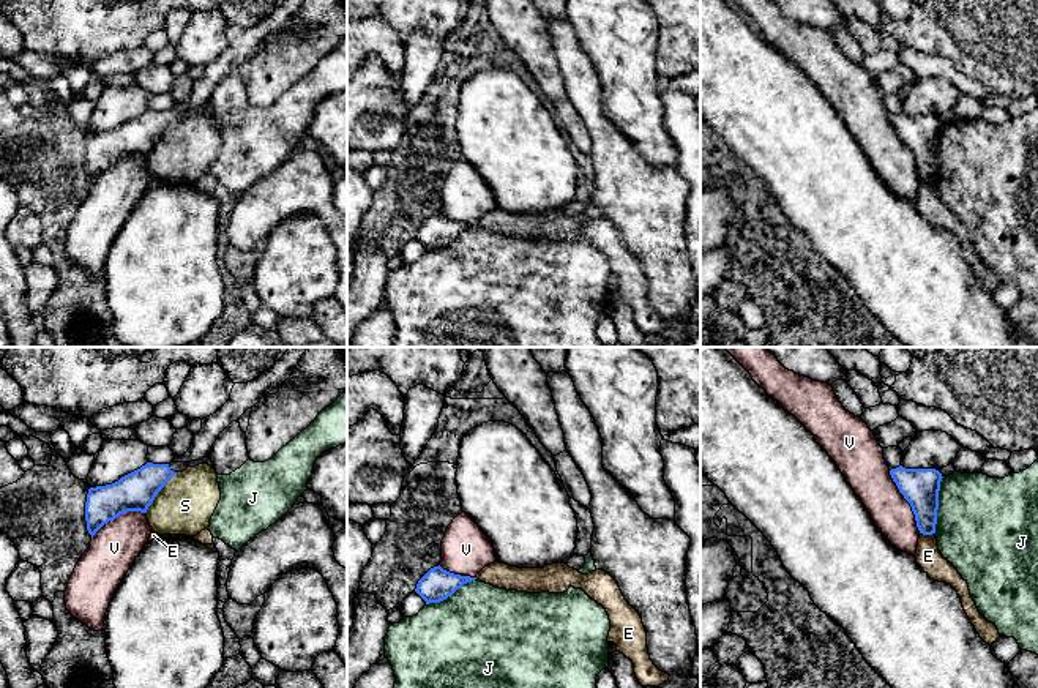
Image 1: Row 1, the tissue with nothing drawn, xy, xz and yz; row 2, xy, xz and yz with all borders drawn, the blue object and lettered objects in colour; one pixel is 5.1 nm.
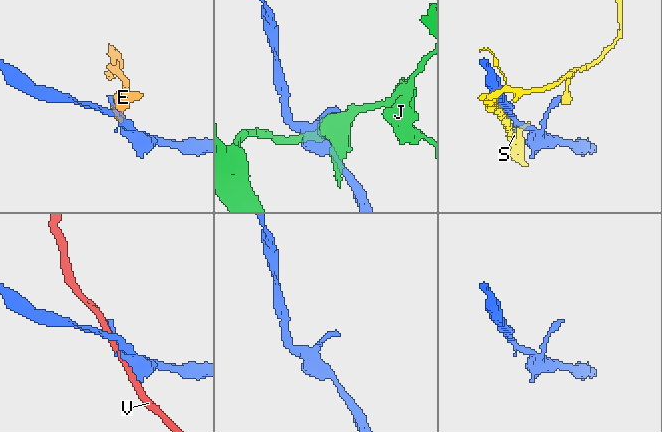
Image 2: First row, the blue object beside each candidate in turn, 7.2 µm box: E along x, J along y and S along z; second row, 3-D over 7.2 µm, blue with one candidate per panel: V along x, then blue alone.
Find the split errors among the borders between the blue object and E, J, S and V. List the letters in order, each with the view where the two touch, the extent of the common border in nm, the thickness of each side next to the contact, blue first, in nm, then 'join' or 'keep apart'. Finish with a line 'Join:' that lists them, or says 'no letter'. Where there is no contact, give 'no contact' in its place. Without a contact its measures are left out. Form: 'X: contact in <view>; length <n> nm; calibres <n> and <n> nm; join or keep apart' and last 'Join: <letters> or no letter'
E: contact in yz; length 80 nm; calibres 190 and 130 nm; keep apart
J: contact in yz; length 300 nm; calibres 190 and 480 nm; keep apart
S: contact in xy; length 260 nm; calibres 200 and 300 nm; keep apart
V: contact in yz; length 360 nm; calibres 190 and 220 nm; keep apart
Join: no letter

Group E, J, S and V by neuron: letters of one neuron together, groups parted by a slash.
E / J / S / V

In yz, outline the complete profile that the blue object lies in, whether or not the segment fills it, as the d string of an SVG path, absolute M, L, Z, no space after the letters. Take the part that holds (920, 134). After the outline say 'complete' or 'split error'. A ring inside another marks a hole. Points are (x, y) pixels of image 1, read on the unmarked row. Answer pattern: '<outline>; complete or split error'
M891 115L899 139L910 150L917 174L923 181L935 180L942 120L935 115Z; complete

